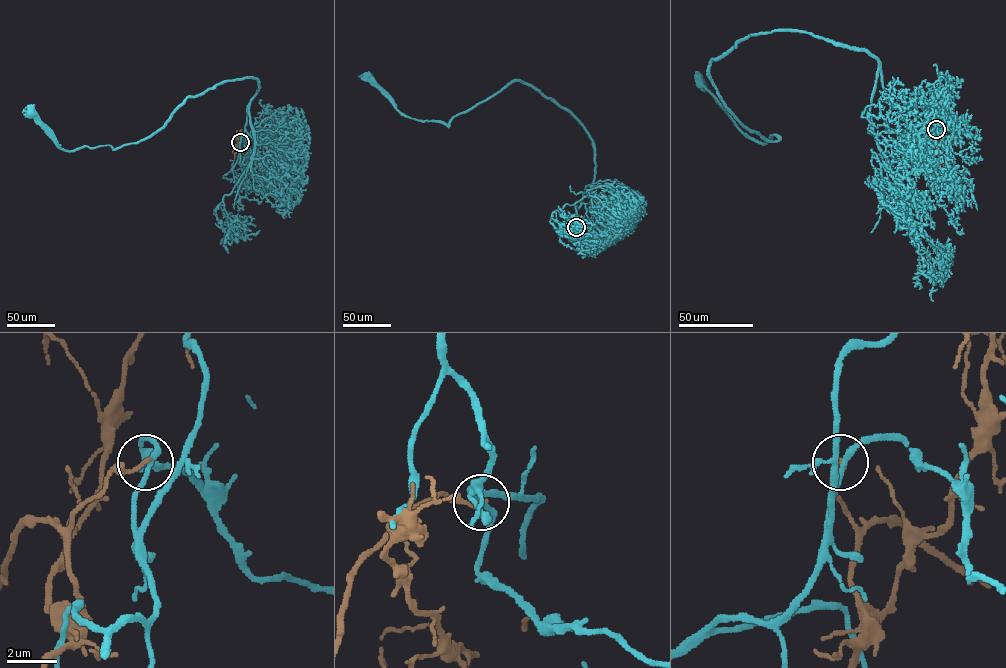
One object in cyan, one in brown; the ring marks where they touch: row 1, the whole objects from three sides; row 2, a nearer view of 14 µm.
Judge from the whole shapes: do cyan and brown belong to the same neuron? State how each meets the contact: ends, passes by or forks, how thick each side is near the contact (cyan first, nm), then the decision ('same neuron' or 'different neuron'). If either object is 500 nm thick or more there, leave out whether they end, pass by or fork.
cyan passes by | brown ends | 190/150 nm | different neuron

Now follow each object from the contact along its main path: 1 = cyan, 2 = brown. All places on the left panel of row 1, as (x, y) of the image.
1: (240, 142), (255, 78), (189, 96), (163, 126), (116, 149), (65, 150), (23, 114)
2: (240, 142), (237, 148), (240, 135), (238, 137), (237, 130)

